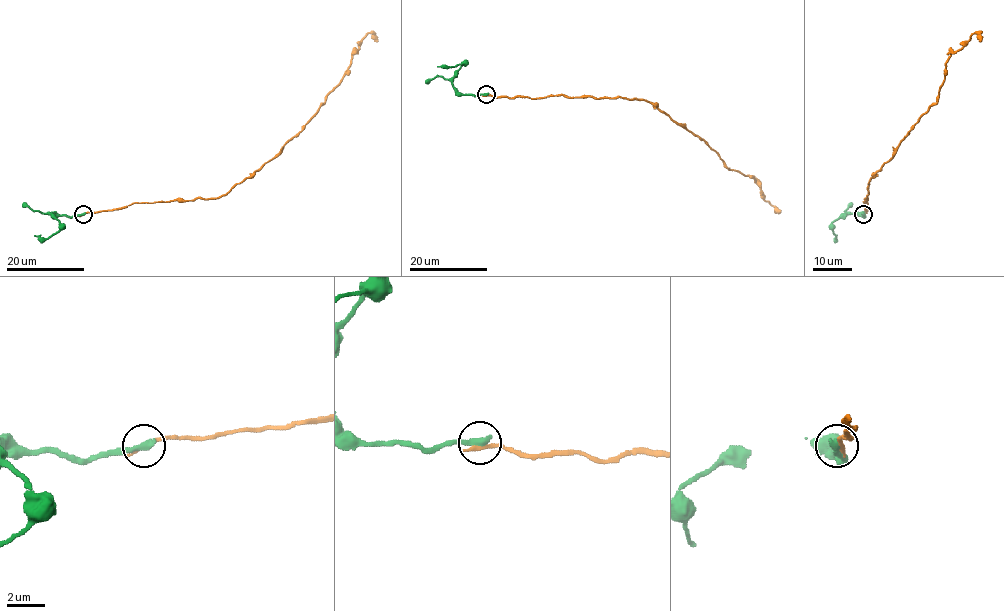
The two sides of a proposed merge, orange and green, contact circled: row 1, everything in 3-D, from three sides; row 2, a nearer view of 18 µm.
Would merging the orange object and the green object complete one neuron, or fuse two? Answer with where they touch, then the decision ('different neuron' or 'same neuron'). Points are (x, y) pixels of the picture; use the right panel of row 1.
at (863, 214); different neuron

